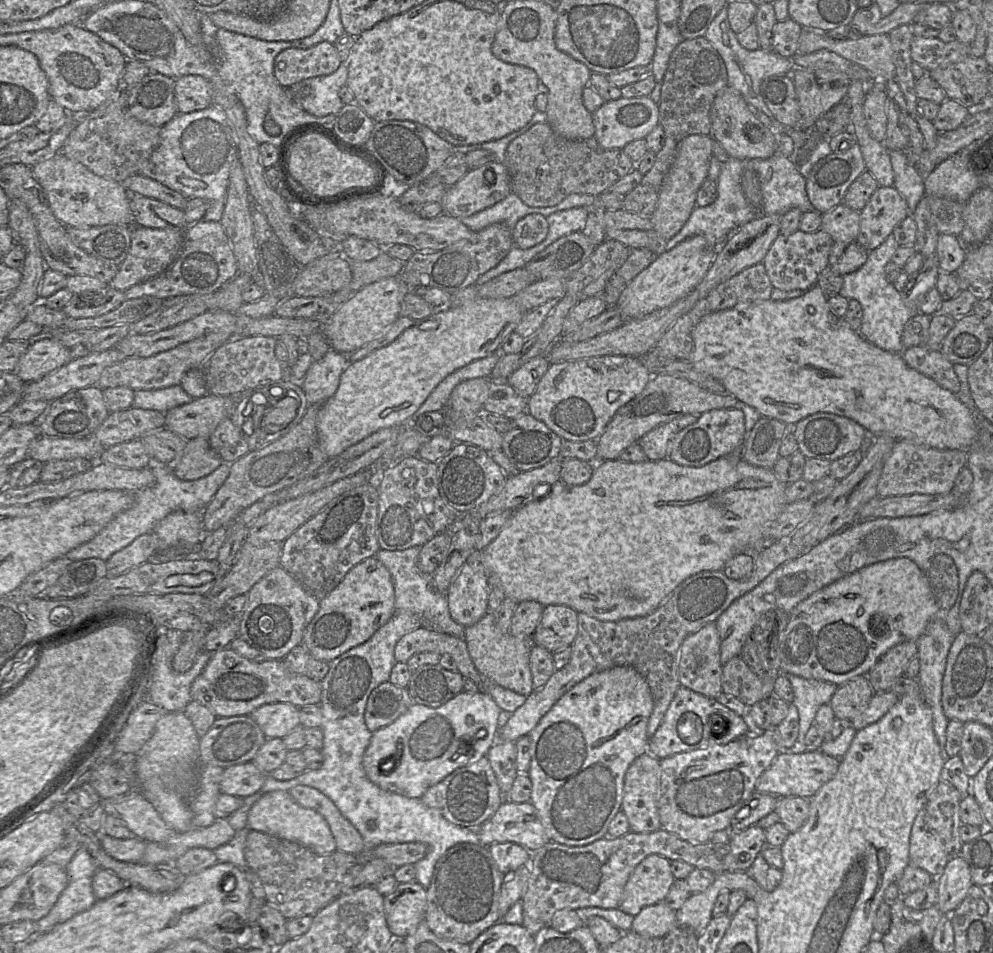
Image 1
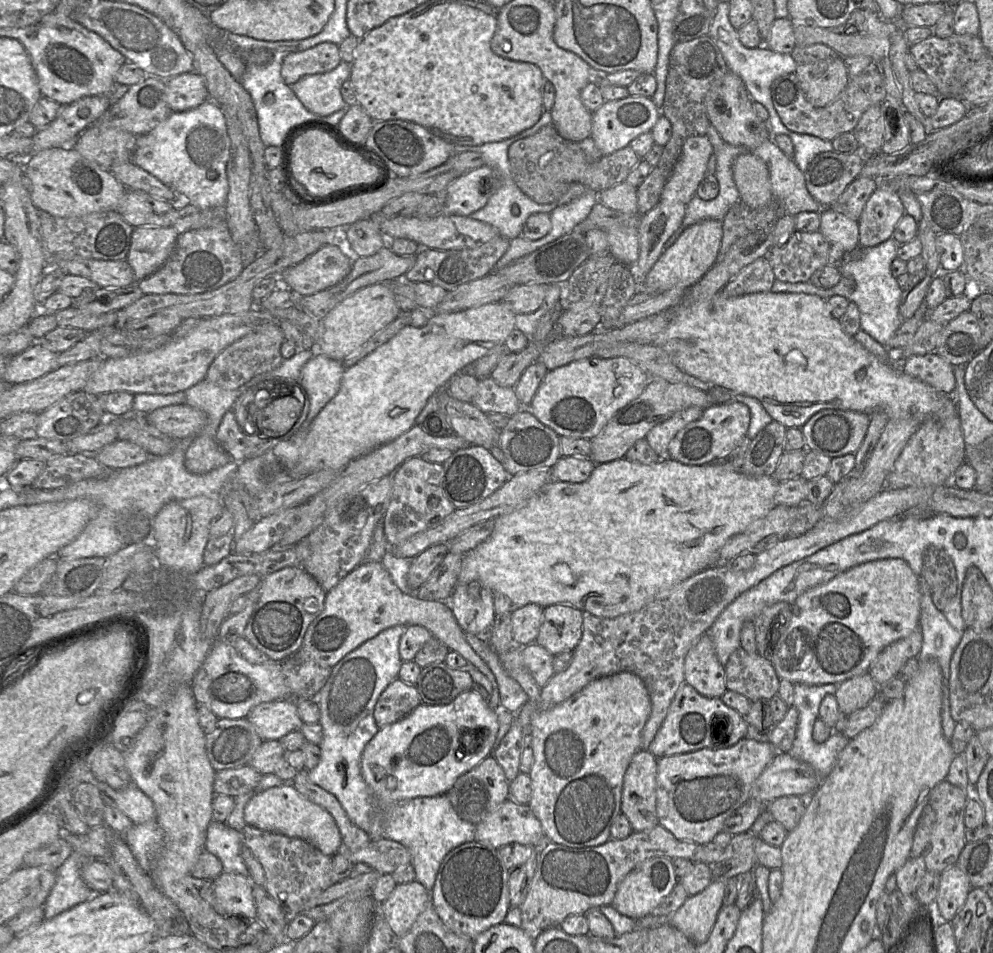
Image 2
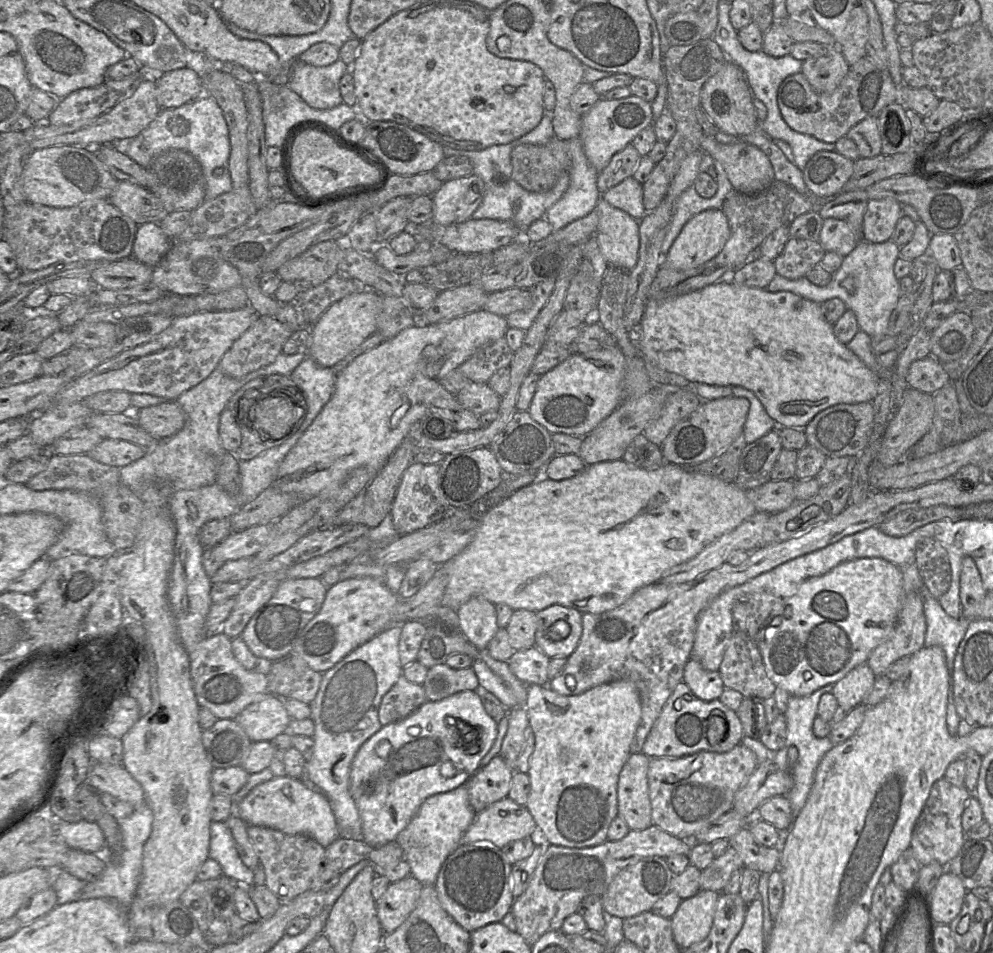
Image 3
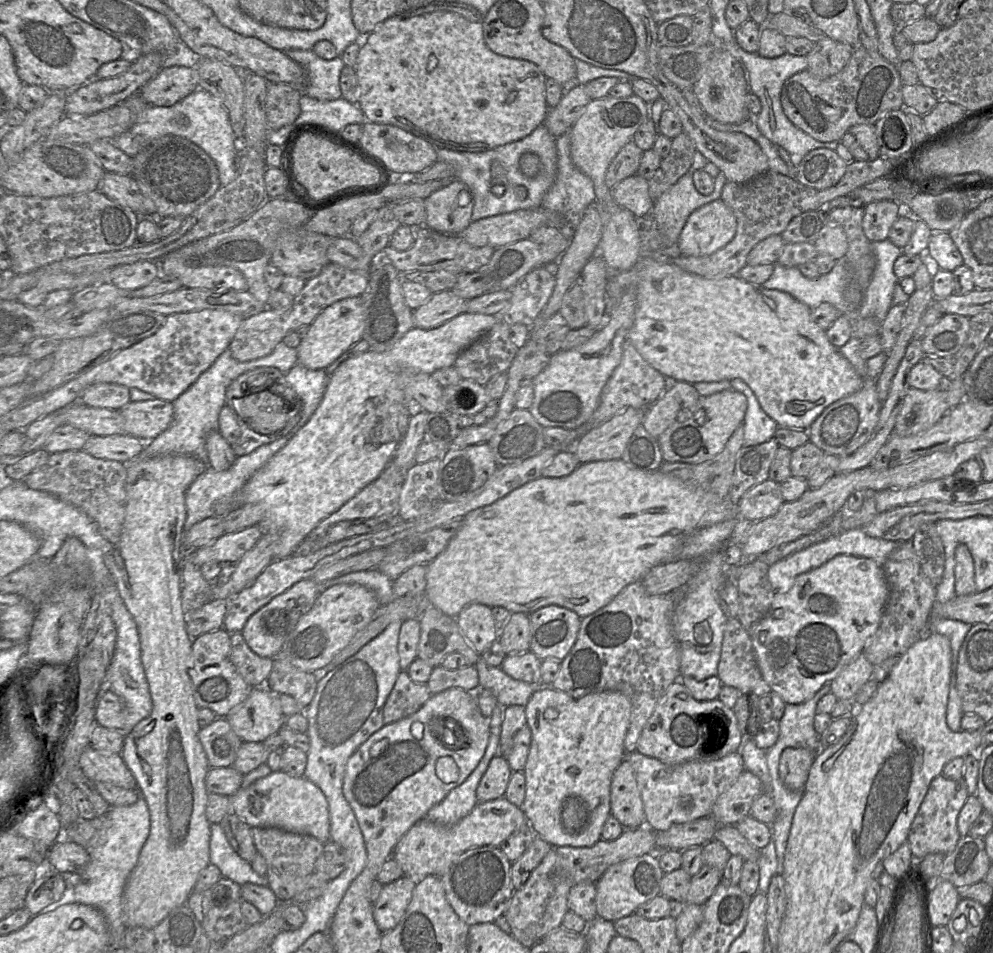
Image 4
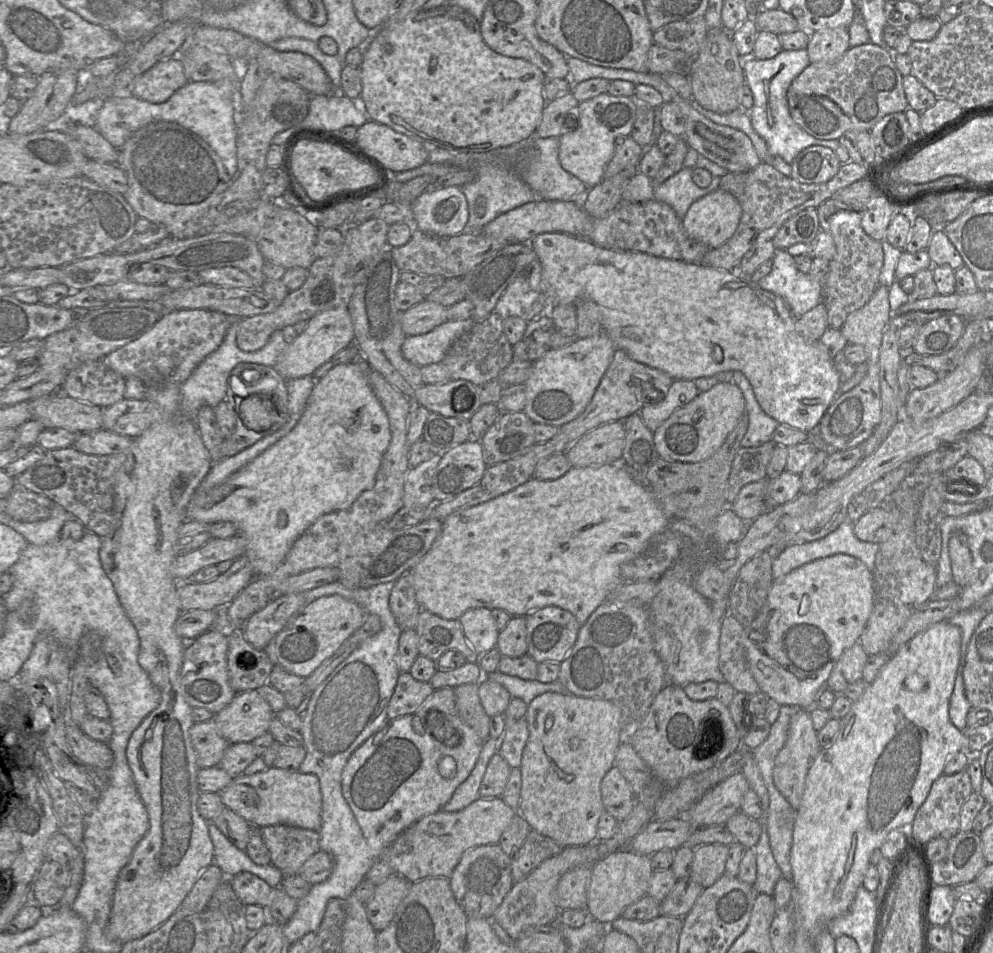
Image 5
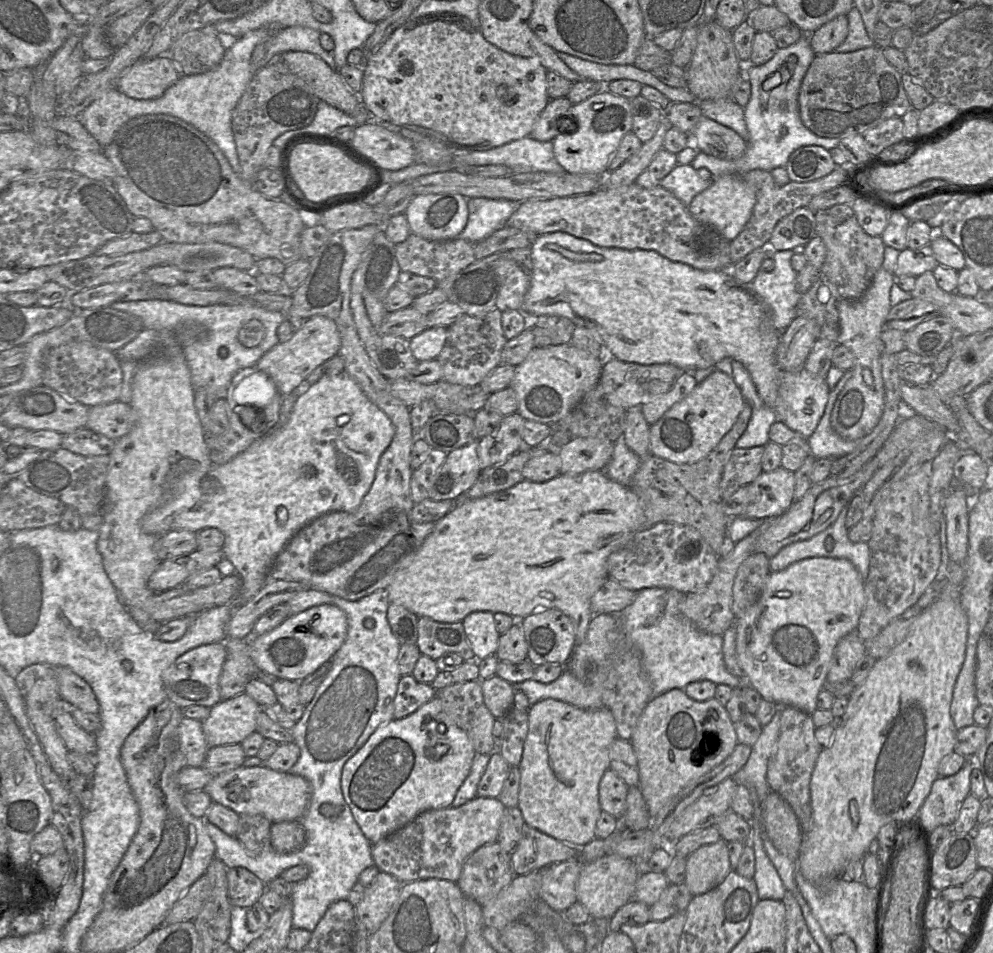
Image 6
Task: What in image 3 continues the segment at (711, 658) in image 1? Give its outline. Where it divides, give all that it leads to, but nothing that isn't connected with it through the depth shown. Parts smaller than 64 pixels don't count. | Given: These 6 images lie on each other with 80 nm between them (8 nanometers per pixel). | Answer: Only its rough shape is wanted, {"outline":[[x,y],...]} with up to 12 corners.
{"outline":[[693,658],[682,682],[703,701],[725,689],[719,670],[707,671]]}

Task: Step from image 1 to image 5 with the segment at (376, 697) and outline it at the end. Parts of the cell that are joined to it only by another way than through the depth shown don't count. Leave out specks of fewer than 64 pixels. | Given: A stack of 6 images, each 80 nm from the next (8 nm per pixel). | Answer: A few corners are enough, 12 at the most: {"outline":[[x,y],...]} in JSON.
{"outline":[[400,672],[388,720],[414,713],[433,691],[429,682]]}

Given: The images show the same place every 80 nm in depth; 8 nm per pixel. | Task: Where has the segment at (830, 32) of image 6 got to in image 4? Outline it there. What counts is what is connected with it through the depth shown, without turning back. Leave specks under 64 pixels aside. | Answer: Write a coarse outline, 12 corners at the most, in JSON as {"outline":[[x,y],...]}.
{"outline":[[824,36],[806,55],[807,70],[833,76],[853,47]]}

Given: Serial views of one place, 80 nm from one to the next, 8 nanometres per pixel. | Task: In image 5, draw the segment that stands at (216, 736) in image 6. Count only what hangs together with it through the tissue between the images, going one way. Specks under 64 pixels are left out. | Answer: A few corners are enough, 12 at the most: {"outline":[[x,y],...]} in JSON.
{"outline":[[257,690],[215,714],[230,744],[269,731],[275,713]]}

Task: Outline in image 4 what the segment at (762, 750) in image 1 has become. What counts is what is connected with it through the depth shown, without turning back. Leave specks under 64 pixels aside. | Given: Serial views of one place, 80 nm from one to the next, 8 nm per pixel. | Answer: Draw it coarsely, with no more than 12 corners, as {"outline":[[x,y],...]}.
{"outline":[[637,751],[645,827],[709,817],[740,752],[673,766]]}

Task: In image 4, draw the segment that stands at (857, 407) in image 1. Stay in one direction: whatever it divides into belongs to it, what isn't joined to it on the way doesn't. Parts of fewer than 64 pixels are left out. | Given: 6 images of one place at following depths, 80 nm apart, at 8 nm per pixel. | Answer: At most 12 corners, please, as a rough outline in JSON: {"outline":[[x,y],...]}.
{"outline":[[641,256],[626,339],[808,430],[865,378],[786,292]]}

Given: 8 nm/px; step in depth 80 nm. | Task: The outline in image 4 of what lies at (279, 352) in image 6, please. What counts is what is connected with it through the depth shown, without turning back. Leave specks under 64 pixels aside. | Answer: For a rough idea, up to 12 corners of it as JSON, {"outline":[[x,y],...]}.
{"outline":[[360,296],[318,314],[296,348],[325,369],[363,338]]}

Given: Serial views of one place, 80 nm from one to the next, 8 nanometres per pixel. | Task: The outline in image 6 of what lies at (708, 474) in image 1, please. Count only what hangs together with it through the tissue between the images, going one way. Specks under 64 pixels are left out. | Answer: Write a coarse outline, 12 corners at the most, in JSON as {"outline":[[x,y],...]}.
{"outline":[[602,471],[465,499],[390,603],[462,622],[559,609],[586,636],[646,527]]}

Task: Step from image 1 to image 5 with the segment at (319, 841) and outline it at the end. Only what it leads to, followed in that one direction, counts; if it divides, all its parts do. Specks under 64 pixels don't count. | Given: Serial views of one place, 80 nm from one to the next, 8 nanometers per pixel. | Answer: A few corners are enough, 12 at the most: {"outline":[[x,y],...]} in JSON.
{"outline":[[268,767],[219,795],[252,826],[316,832],[323,798],[314,774]]}

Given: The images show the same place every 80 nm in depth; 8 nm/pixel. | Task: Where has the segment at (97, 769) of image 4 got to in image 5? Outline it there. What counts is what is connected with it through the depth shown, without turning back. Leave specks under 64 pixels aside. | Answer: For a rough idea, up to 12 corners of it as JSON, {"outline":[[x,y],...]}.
{"outline":[[68,720],[66,737],[84,766],[109,770],[114,755],[107,743],[88,737]]}

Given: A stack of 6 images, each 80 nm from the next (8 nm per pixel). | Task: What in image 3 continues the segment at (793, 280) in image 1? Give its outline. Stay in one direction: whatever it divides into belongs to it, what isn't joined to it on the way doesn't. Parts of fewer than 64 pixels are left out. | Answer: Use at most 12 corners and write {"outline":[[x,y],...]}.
{"outline":[[790,238],[777,274],[805,277],[825,253],[819,241]]}

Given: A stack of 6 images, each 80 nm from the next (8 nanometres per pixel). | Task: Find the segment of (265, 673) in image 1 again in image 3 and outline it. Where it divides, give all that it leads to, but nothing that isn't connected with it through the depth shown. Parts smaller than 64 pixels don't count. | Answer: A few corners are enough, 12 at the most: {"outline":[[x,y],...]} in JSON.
{"outline":[[210,633],[189,654],[199,707],[235,720],[269,693],[231,639]]}

